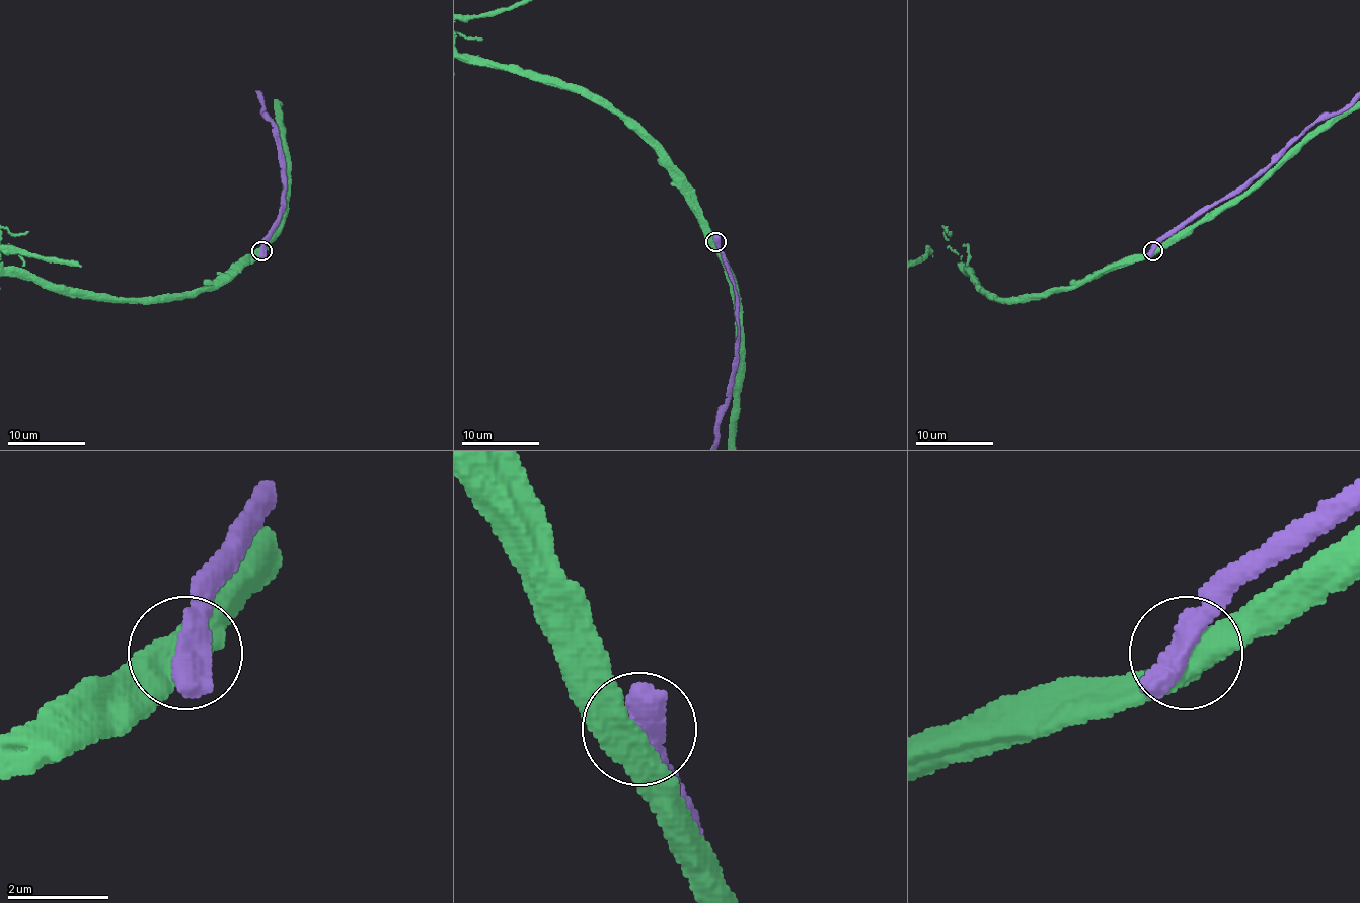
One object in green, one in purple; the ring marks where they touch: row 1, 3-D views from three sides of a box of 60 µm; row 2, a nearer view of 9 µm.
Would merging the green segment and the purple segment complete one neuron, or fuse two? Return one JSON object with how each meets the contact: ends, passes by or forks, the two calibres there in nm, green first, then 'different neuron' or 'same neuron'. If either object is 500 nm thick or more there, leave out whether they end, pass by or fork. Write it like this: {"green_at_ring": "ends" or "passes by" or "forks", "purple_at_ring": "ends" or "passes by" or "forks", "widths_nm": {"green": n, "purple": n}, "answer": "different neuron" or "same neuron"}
{"widths_nm": {"green": 550, "purple": 600}, "answer": "different neuron"}

